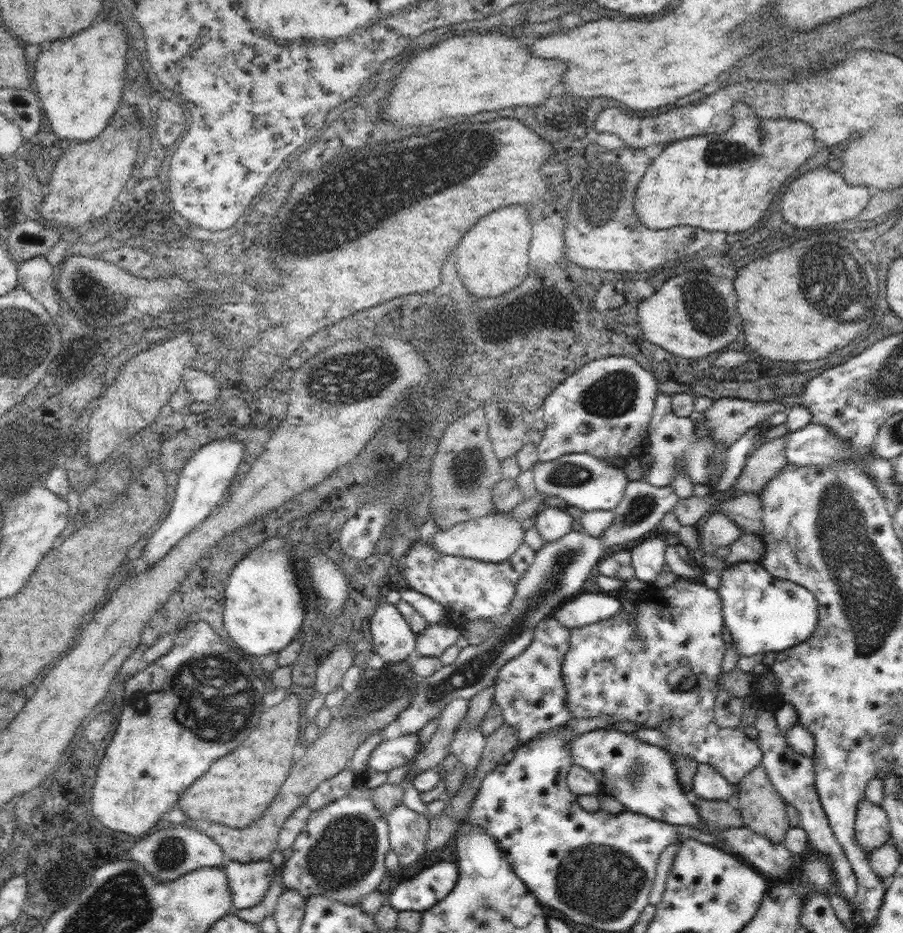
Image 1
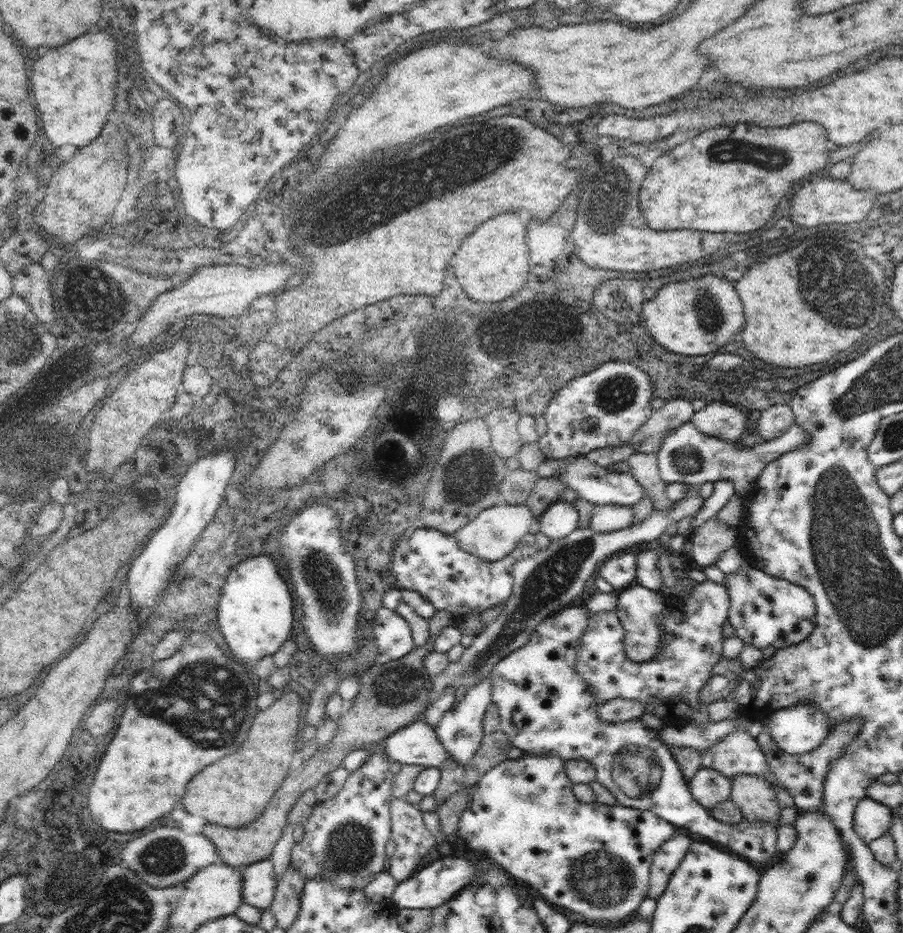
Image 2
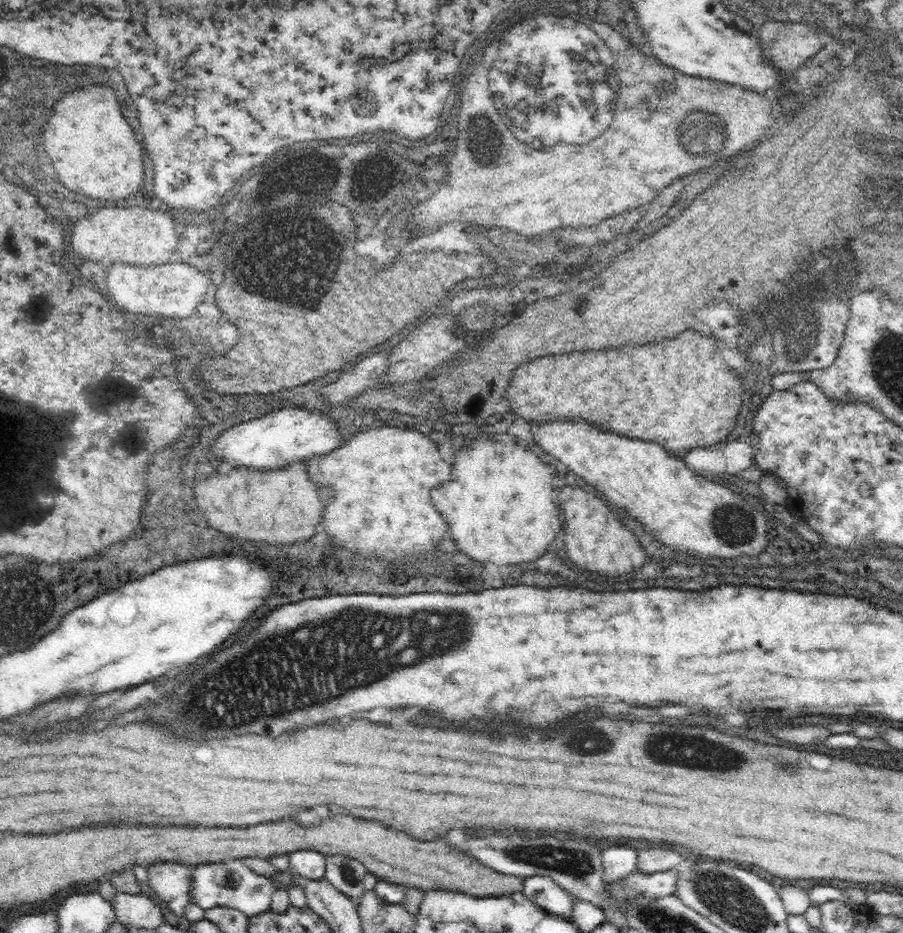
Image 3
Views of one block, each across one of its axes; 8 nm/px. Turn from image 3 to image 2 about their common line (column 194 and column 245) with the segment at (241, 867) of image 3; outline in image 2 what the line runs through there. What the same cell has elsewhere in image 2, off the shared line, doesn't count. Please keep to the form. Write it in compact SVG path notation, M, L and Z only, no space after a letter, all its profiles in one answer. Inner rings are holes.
M269 857L244 866L242 876L243 902L268 909L277 887L272 859Z

